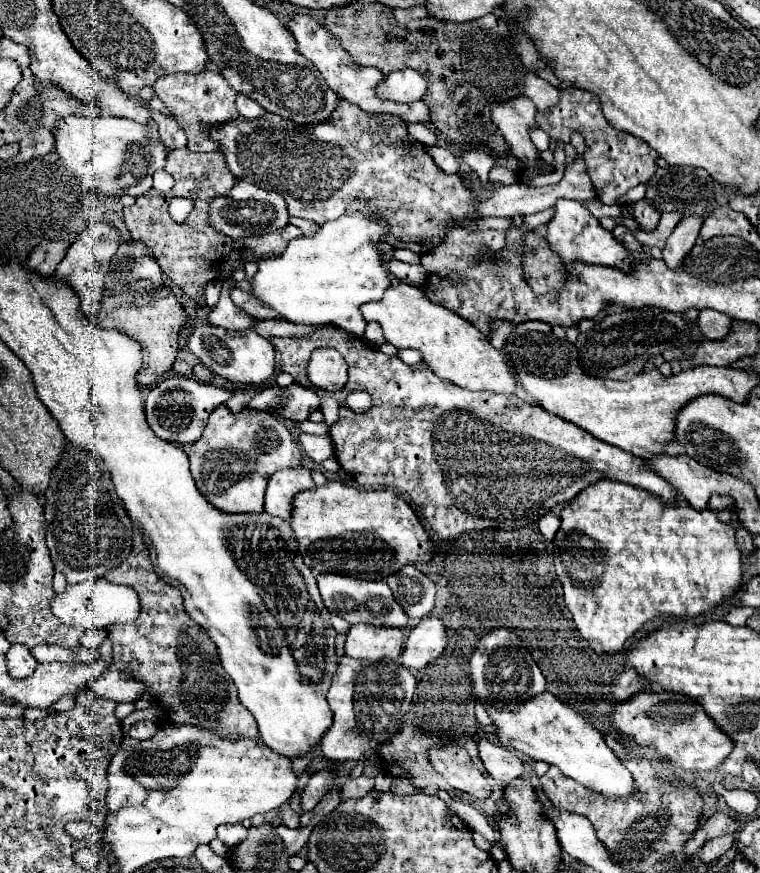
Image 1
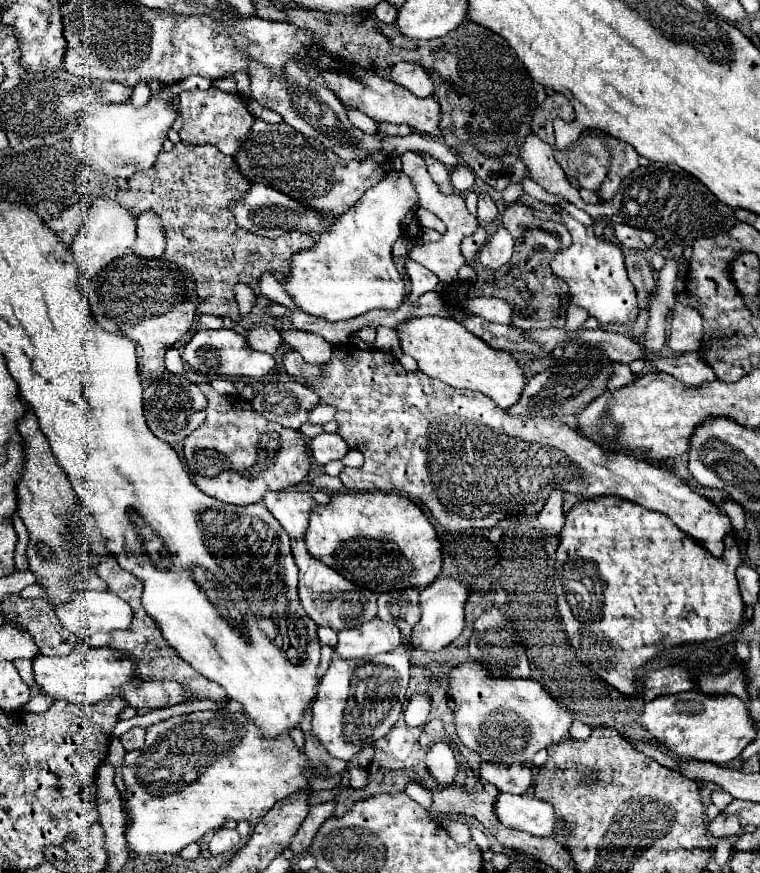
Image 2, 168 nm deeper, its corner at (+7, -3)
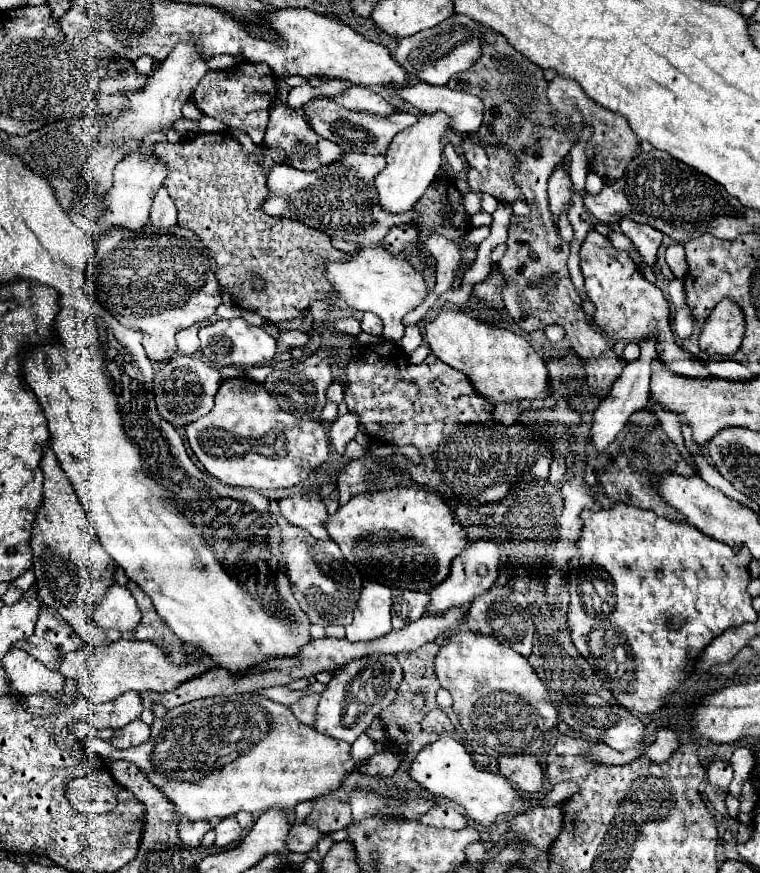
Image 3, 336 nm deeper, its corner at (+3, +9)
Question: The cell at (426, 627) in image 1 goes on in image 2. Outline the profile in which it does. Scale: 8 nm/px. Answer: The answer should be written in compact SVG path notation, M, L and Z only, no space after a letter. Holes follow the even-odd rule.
M437 579L433 581L427 589L421 591L419 595L419 605L421 605L421 619L413 627L411 637L409 637L409 647L411 649L421 649L423 653L439 653L443 651L449 643L453 643L465 625L465 615L463 607L467 601L469 589L461 585L457 579Z

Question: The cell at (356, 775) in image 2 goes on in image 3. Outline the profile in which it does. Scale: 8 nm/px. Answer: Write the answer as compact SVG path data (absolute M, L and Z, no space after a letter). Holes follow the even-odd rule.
M361 733L351 745L351 753L355 759L369 759L375 755L375 743L365 733Z

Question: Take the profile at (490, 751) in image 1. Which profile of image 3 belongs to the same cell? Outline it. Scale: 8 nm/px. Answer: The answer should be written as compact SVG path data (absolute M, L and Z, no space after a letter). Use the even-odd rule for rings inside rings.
M515 755L515 757L501 757L499 771L507 777L519 791L525 793L539 793L543 791L543 769L539 761L531 755Z

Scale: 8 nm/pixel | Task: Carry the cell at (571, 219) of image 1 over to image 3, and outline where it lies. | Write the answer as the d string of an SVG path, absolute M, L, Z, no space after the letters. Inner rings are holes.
M589 231L581 245L581 273L585 277L585 293L595 303L597 311L593 313L593 325L597 325L607 337L623 343L641 343L649 337L655 339L657 359L667 365L667 369L681 377L701 377L711 379L713 375L705 369L705 365L693 357L689 351L681 349L675 343L673 331L669 327L669 303L663 293L649 283L627 251L615 249L607 237L597 231Z

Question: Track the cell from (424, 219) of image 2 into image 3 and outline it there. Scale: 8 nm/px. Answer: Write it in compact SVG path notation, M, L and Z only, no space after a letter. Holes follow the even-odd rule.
M343 153L339 161L323 165L317 171L297 171L289 165L275 165L269 173L269 199L263 203L263 209L271 217L293 217L313 229L321 229L331 239L375 247L383 243L391 227L411 223L417 217L413 210L395 215L379 207L375 177L385 165L383 155L365 153Z

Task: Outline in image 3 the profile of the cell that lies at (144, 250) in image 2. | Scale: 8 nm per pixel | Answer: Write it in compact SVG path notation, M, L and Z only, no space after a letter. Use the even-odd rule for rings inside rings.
M161 187L153 199L153 207L151 207L151 223L155 227L173 227L177 223L177 207L173 203L173 199L169 197L167 189Z

